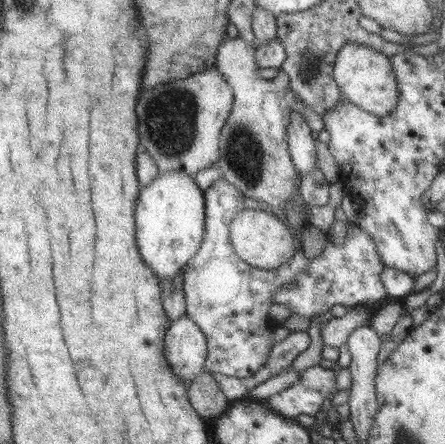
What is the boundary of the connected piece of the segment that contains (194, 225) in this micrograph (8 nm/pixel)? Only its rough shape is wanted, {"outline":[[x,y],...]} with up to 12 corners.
{"outline":[[158,173],[139,191],[142,260],[161,286],[196,256],[205,198],[195,177]]}

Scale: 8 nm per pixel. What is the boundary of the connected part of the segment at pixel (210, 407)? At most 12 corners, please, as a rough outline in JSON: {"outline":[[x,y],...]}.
{"outline":[[203,370],[188,384],[194,410],[217,418],[231,406],[219,382]]}

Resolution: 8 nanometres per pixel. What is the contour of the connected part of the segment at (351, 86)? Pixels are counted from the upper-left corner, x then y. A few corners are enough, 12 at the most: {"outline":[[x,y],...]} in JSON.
{"outline":[[344,43],[333,77],[343,97],[386,116],[400,96],[391,57]]}

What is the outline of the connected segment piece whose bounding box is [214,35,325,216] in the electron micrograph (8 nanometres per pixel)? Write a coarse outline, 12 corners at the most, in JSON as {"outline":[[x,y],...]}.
{"outline":[[228,35],[214,67],[232,88],[223,177],[283,216],[301,185],[291,112],[322,115],[260,75],[256,49]]}

